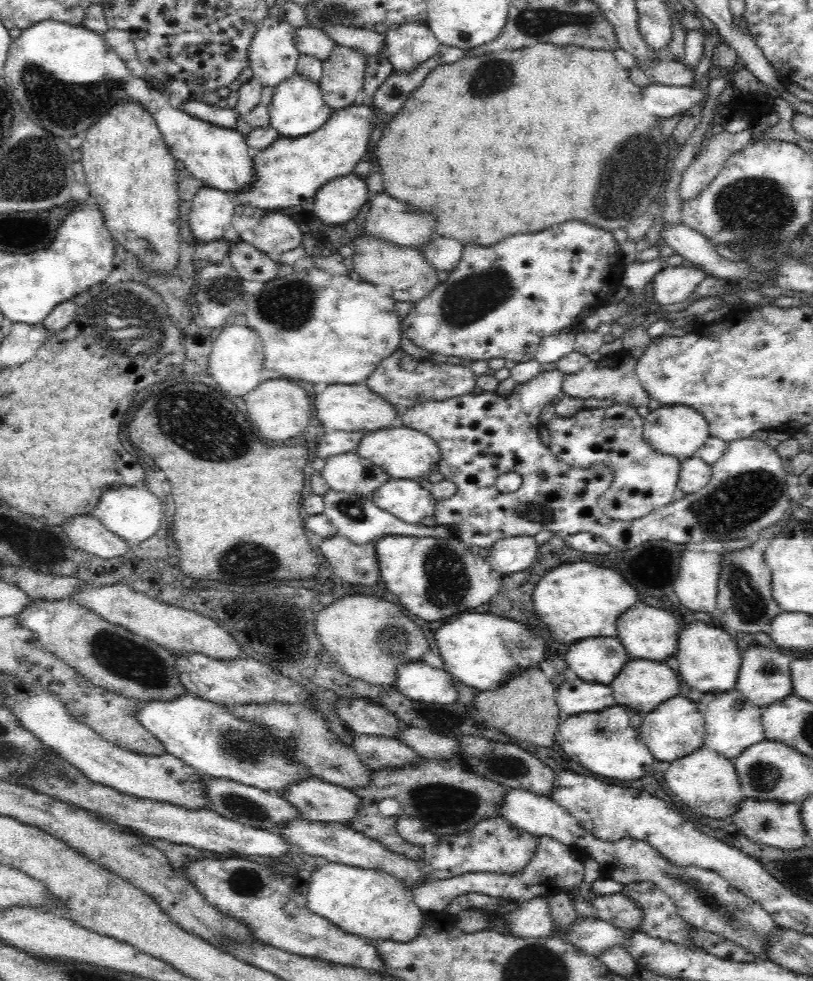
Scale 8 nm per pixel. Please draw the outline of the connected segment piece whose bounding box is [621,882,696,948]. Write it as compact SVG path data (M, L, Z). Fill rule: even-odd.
M635 882L625 885L621 893L629 895L643 910L642 932L654 938L679 942L688 948L696 947L688 939L690 924L676 913L674 901L662 889L650 882Z

